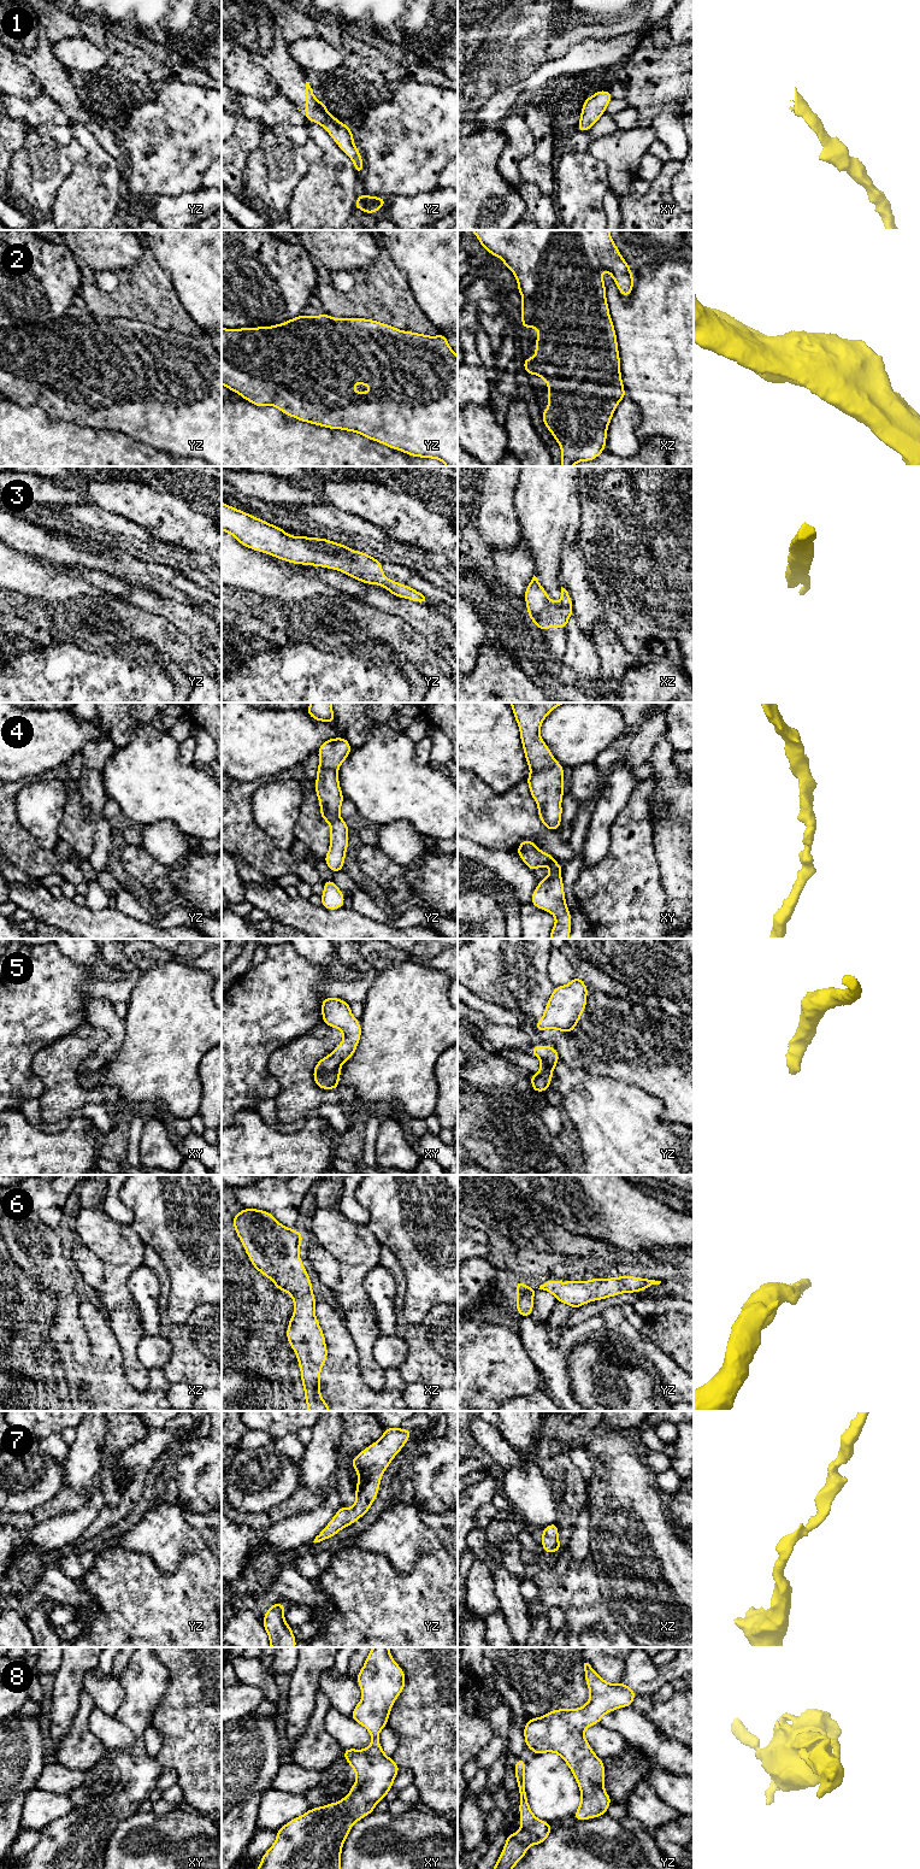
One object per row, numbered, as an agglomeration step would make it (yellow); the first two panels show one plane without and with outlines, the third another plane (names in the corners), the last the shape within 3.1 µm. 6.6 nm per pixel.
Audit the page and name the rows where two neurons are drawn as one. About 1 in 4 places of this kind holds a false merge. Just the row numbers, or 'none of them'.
none of them

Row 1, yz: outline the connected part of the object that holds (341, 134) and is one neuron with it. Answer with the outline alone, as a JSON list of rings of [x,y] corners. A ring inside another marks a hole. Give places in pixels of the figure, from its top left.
[[[306,82],[306,114],[309,122],[320,124],[338,145],[338,147],[353,160],[354,169],[358,175],[364,171],[362,155],[354,145],[353,131],[331,116],[323,101],[318,101],[314,96],[309,82]]]

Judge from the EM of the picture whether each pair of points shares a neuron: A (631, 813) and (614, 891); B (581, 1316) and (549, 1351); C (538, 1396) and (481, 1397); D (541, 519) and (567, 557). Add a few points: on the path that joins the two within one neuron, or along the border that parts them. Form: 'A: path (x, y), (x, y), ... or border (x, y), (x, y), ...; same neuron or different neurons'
A: path (627, 833), (626, 871); same neuron
B: border (599, 1315), (564, 1328); different neurons
C: border (541, 1385), (530, 1393), (511, 1398); different neurons
D: border (571, 545), (561, 553), (559, 575); different neurons

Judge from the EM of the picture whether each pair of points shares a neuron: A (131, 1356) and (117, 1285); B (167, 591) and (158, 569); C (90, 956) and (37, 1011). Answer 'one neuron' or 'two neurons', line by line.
A: one neuron
B: one neuron
C: two neurons

